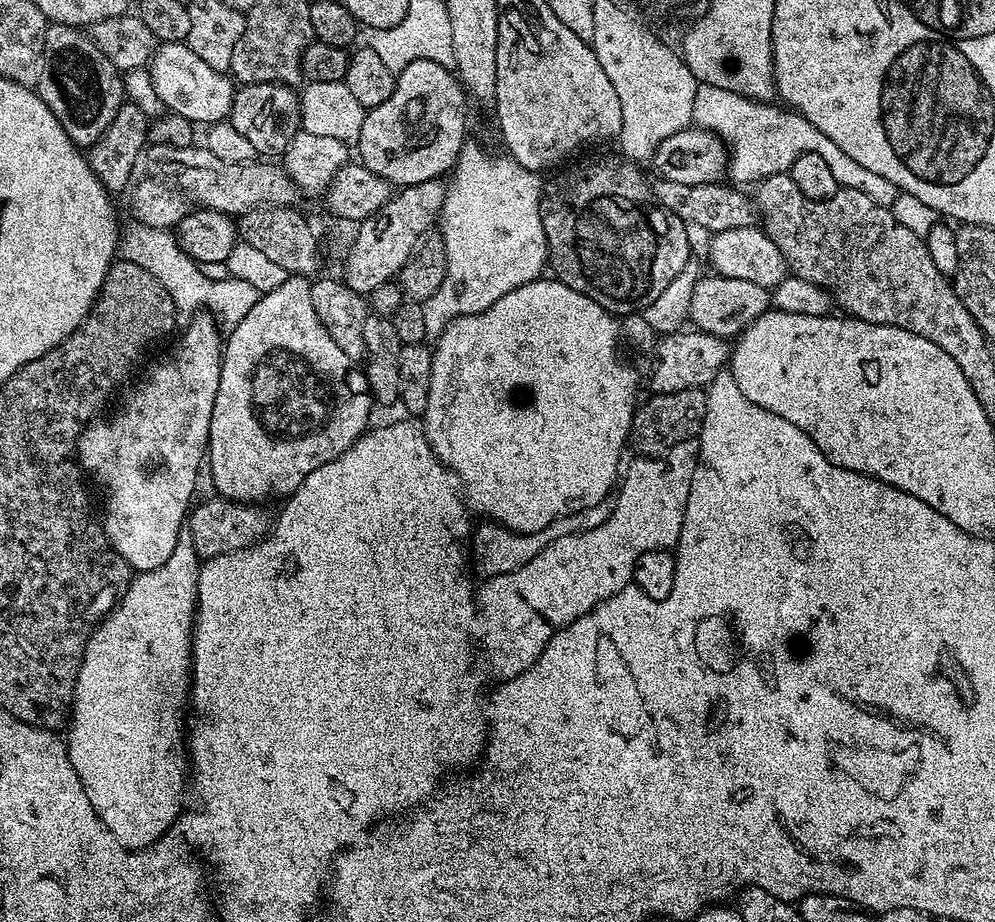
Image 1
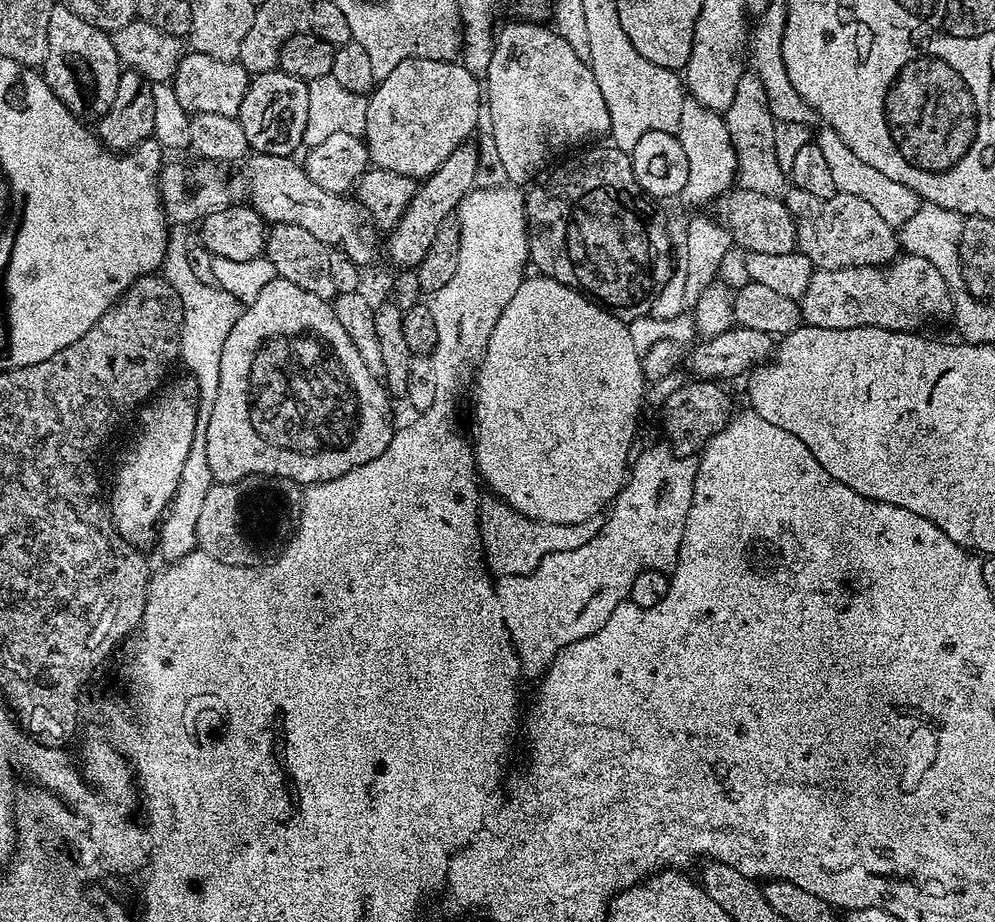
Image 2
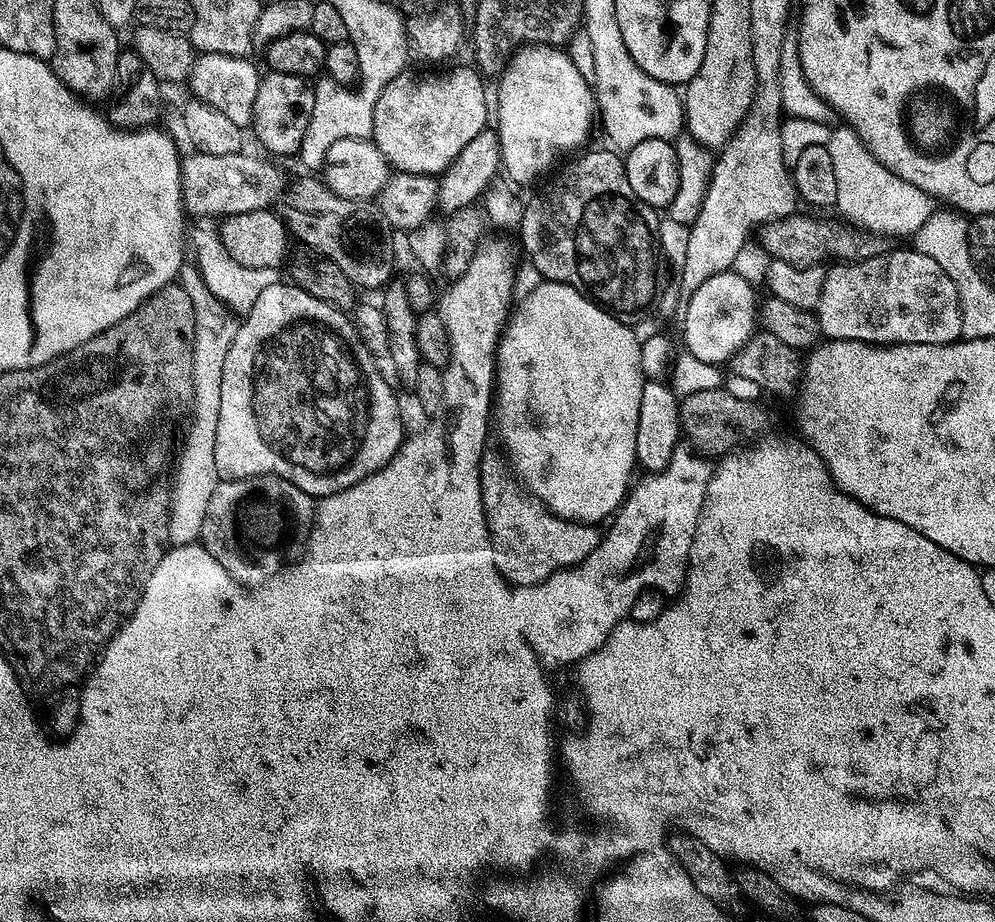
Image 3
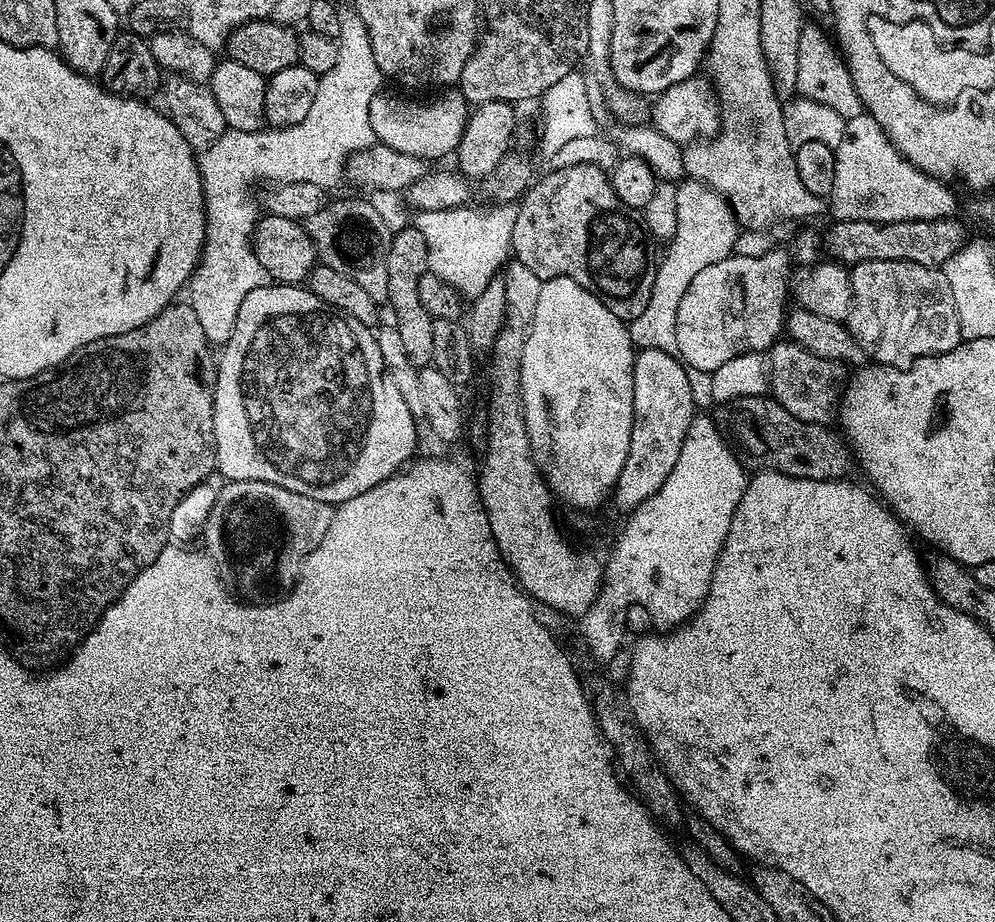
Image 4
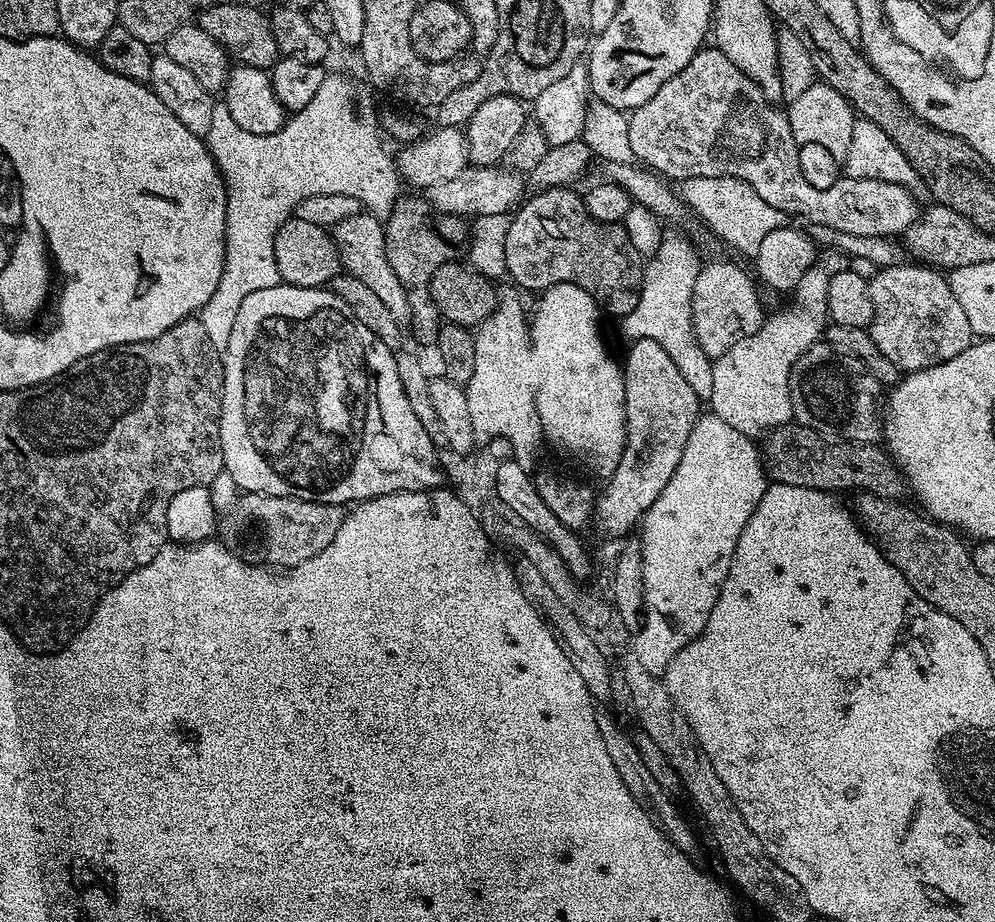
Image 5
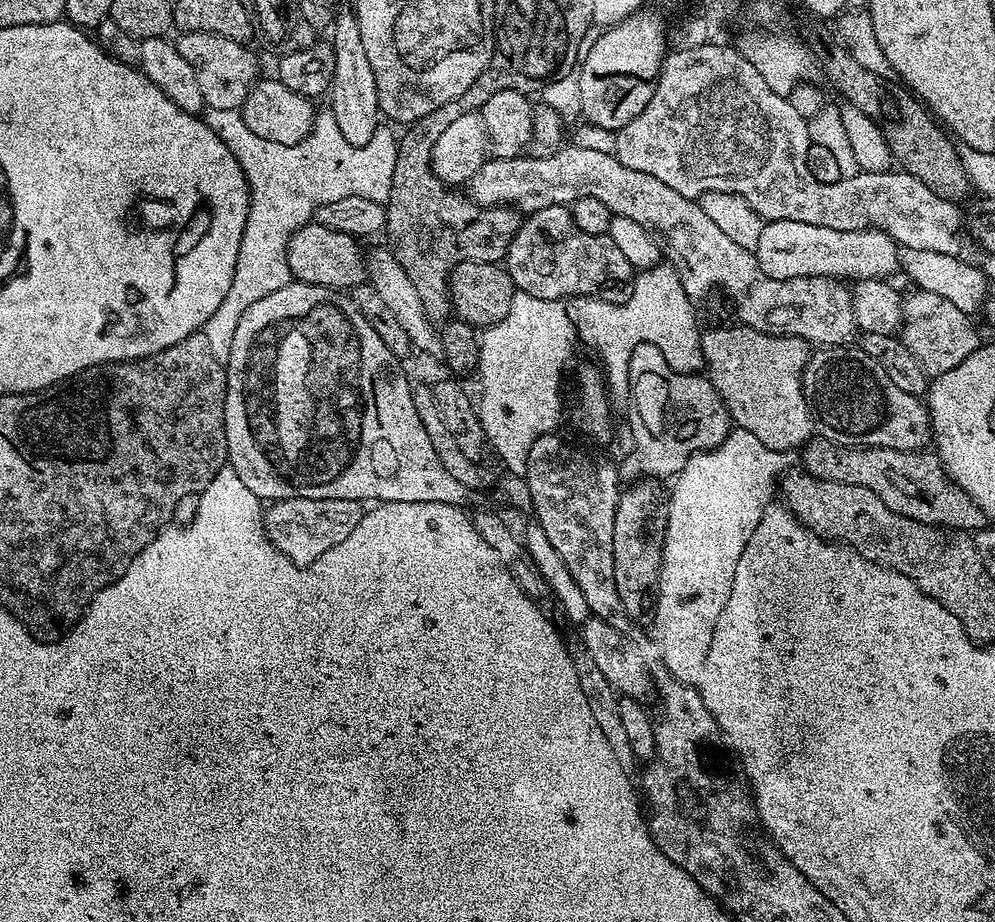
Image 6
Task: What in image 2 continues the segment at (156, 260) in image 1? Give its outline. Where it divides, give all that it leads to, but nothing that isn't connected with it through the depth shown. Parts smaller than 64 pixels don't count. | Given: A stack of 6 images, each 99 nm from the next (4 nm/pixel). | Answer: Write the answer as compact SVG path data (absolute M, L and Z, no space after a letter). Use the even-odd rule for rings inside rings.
M178 223L171 225L168 233L167 252L162 265L162 275L174 287L178 298L182 301L181 361L186 364L187 368L185 369L195 381L196 389L199 391L198 422L195 423L194 440L206 440L210 413L218 396L222 349L226 344L227 335L234 328L244 306L228 291L210 282L206 284L196 274L188 254L188 232L190 232L189 225Z

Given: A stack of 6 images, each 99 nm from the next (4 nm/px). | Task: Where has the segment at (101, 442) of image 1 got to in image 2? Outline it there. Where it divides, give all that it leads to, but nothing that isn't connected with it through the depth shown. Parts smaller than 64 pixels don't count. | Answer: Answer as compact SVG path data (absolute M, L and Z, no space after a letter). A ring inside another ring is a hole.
M182 374L182 376L178 377L177 380L175 380L175 378L169 379L167 383L161 387L160 391L157 392L155 396L151 397L151 399L149 399L147 403L145 403L143 407L139 409L138 417L140 416L140 433L137 434L136 441L134 441L132 444L132 449L125 454L124 461L121 462L120 469L118 469L116 472L116 485L114 485L112 488L112 500L110 496L112 525L116 527L116 533L119 534L123 540L130 542L138 549L147 549L147 544L155 538L156 523L158 523L159 520L161 523L162 517L165 515L165 513L167 513L168 505L172 503L174 494L178 490L178 478L182 478L182 466L186 462L186 457L190 454L190 446L194 442L195 423L198 422L198 408L199 391L196 389L196 383L190 375Z

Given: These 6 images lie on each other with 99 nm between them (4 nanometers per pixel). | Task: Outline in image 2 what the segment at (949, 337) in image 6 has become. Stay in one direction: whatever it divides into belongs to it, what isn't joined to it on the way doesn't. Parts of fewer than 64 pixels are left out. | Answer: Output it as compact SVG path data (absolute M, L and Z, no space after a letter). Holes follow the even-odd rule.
M907 254L897 255L890 264L879 268L843 268L842 270L815 269L799 298L800 318L804 324L829 328L830 330L850 330L851 328L881 328L895 332L916 332L928 319L940 320L952 315L952 295L946 286L946 278L938 274L934 262Z

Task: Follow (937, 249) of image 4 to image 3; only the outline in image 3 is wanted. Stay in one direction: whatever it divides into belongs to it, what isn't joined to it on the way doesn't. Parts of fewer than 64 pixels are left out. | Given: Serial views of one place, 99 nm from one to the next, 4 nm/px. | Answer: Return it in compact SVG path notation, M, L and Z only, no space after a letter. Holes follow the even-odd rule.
M793 214L785 220L775 220L763 229L762 245L772 260L790 262L799 268L824 266L829 262L853 264L866 258L882 256L889 251L889 237L880 232L870 232L843 219L819 220L819 215L800 216Z

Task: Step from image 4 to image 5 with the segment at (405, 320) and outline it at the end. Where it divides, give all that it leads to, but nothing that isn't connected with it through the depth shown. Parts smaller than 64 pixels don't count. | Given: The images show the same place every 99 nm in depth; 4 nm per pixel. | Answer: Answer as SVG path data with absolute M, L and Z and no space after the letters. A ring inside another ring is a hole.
M407 196L396 201L392 213L383 221L386 258L390 258L390 266L406 290L412 315L410 327L417 342L432 346L440 333L442 317L432 301L430 278L438 266L451 264L459 257L456 255L463 244L465 247L469 243L470 232L467 227L464 229L461 217L439 212L427 198Z

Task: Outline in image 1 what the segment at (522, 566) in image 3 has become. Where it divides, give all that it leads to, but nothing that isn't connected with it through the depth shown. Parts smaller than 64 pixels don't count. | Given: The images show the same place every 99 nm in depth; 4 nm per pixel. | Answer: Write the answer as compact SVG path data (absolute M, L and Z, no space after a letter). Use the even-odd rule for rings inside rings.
M615 499L603 500L598 502L598 506L590 506L586 510L576 512L573 516L564 516L561 520L550 522L550 526L546 526L541 532L521 534L512 532L509 528L504 528L500 524L477 523L470 537L470 556L473 561L476 559L476 568L474 564L475 575L480 578L487 578L510 574L510 570L518 570L518 566L526 566L526 562L530 562L530 558L534 558L534 554L538 554L558 538L572 536L575 532L594 530L594 526L602 526L602 522L606 522L606 518L610 518L615 505Z

